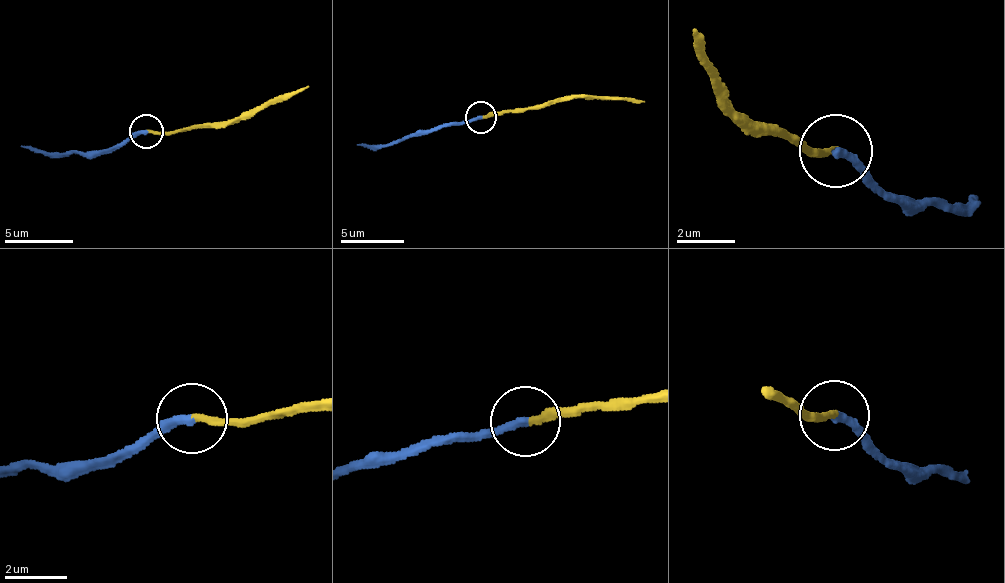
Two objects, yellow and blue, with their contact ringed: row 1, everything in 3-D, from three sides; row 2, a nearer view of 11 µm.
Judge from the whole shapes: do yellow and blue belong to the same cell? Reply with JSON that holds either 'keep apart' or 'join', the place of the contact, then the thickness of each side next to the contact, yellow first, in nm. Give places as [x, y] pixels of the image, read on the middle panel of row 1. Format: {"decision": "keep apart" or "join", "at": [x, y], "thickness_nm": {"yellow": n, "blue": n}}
{"decision": "join", "at": [480, 117], "thickness_nm": {"yellow": 240, "blue": 280}}

